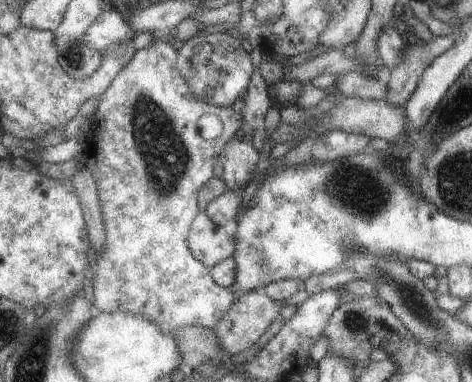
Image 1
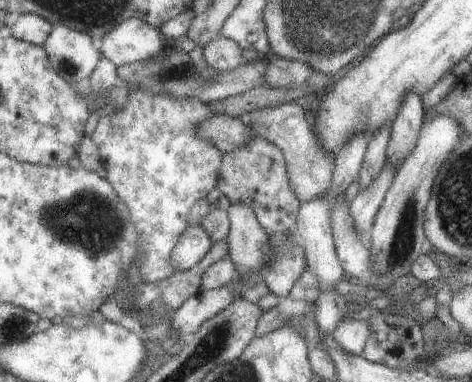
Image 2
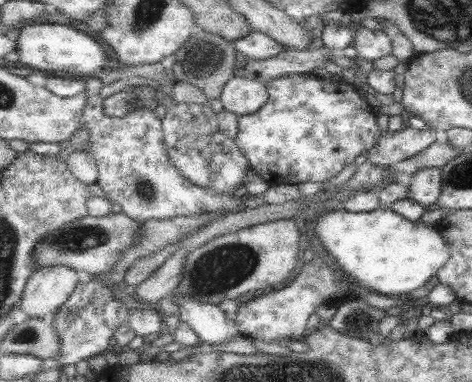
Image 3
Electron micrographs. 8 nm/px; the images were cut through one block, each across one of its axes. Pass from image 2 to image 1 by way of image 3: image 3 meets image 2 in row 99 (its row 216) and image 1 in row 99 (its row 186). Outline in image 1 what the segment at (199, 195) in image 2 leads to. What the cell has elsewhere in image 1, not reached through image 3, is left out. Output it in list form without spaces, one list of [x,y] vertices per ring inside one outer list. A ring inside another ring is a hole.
[[[161,40],[157,44],[149,42],[149,46],[145,46],[143,50],[135,52],[131,56],[131,60],[125,64],[125,68],[111,80],[109,88],[101,94],[99,106],[93,112],[93,118],[95,118],[95,122],[89,128],[89,134],[85,136],[85,140],[81,144],[81,148],[83,148],[81,158],[83,158],[87,170],[91,172],[93,180],[95,180],[97,198],[99,198],[99,206],[101,206],[101,218],[103,218],[103,224],[105,224],[105,244],[103,244],[99,254],[91,252],[91,268],[95,270],[95,278],[91,280],[93,282],[93,310],[95,310],[95,314],[99,314],[99,312],[101,314],[121,312],[121,314],[131,314],[131,316],[145,316],[147,320],[155,322],[165,332],[179,330],[179,328],[185,328],[185,326],[199,326],[199,328],[213,330],[217,326],[217,322],[223,318],[223,314],[229,312],[229,306],[239,296],[231,288],[221,288],[219,284],[215,284],[211,280],[209,268],[193,258],[193,254],[187,248],[185,238],[187,238],[187,232],[189,232],[189,224],[199,214],[199,208],[197,208],[197,194],[199,194],[199,190],[213,178],[213,166],[219,160],[221,152],[225,150],[225,144],[237,132],[241,132],[245,128],[245,124],[241,120],[241,114],[233,112],[231,108],[217,108],[217,106],[207,104],[201,98],[197,98],[191,92],[189,84],[185,82],[185,78],[181,76],[181,72],[177,68],[177,48],[175,48],[175,44],[169,44],[169,42]]]

